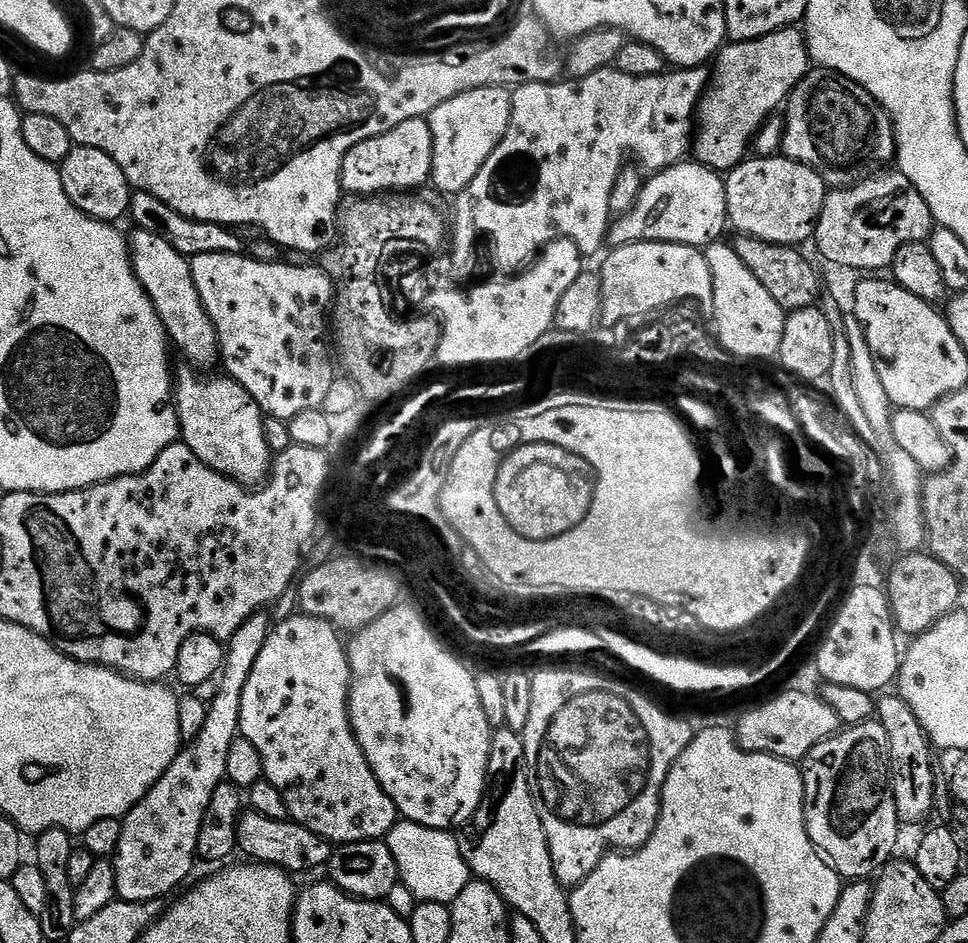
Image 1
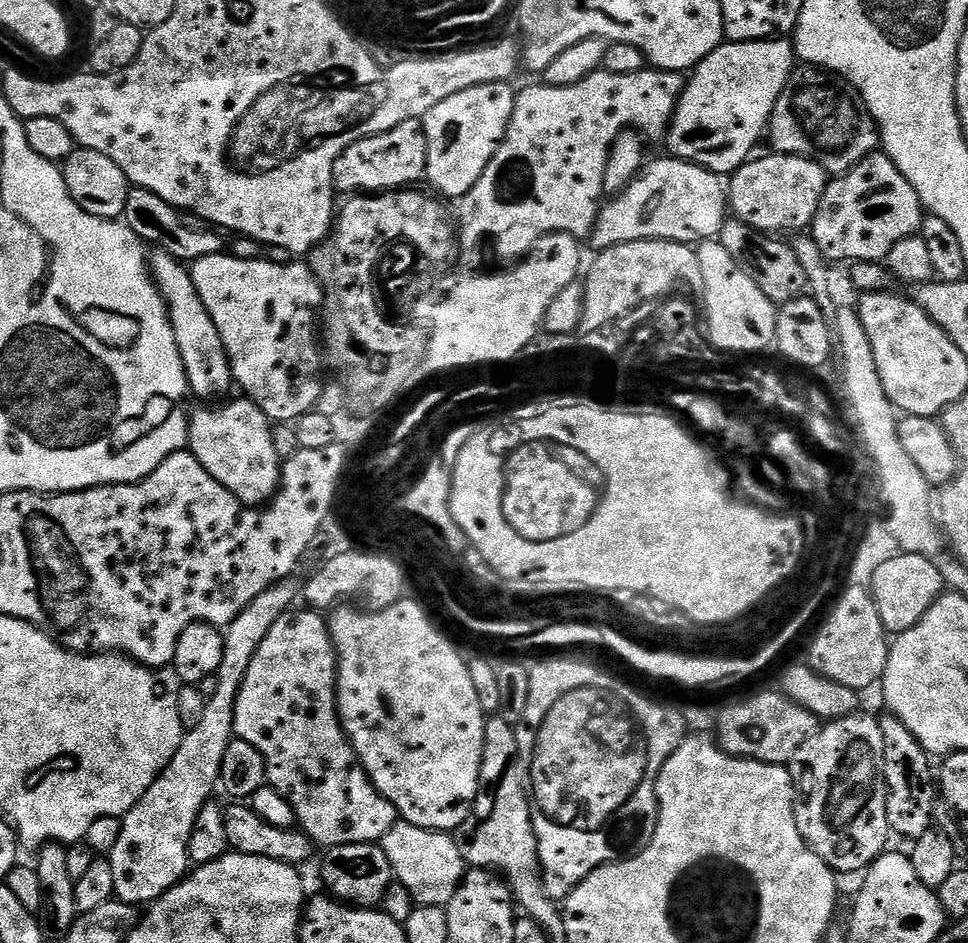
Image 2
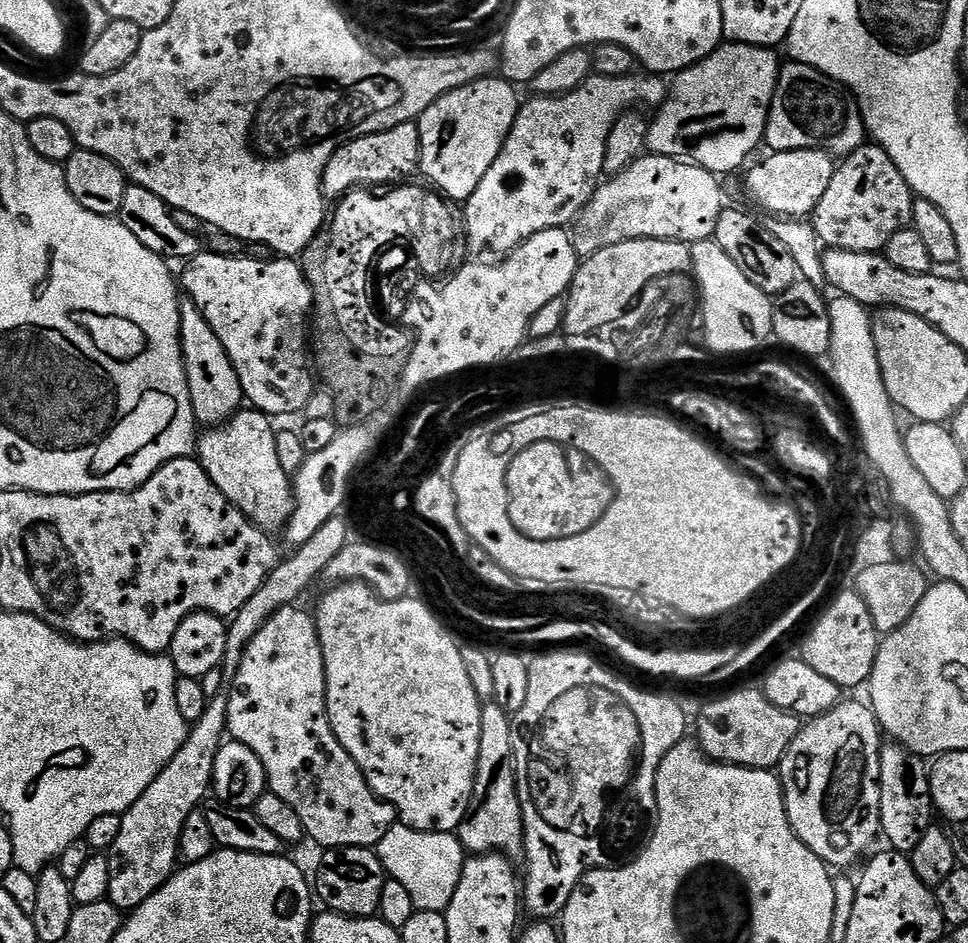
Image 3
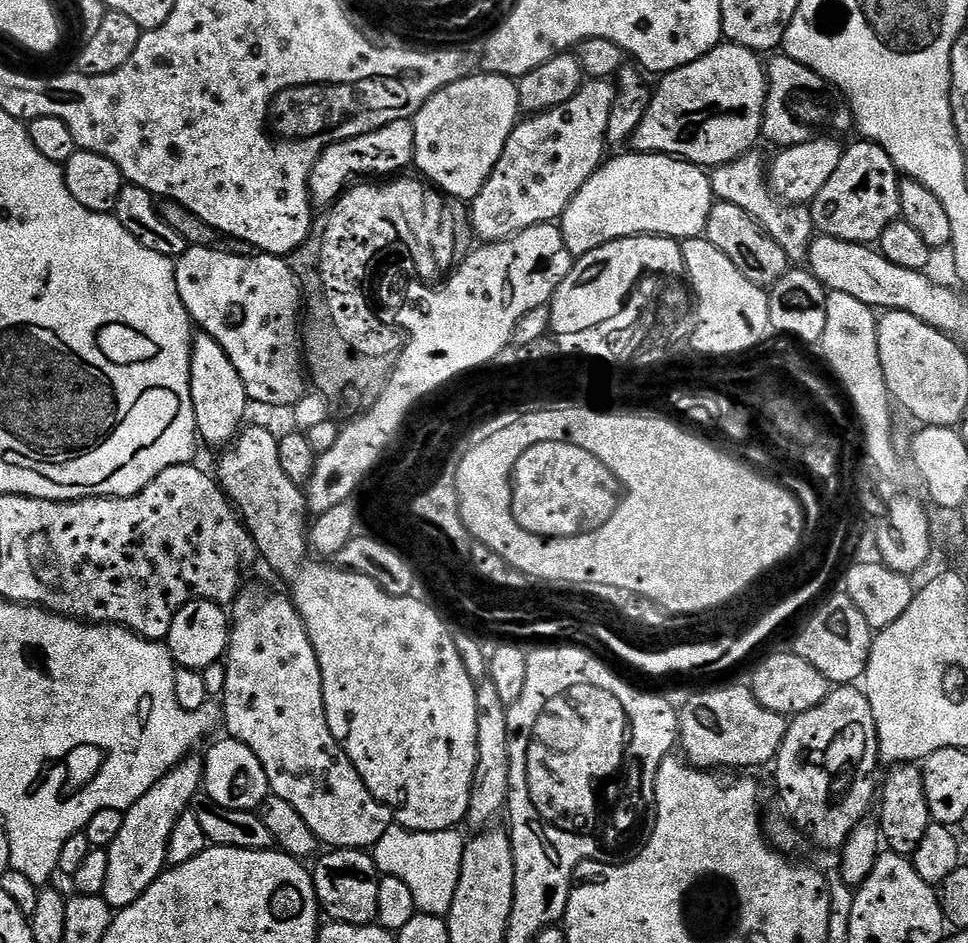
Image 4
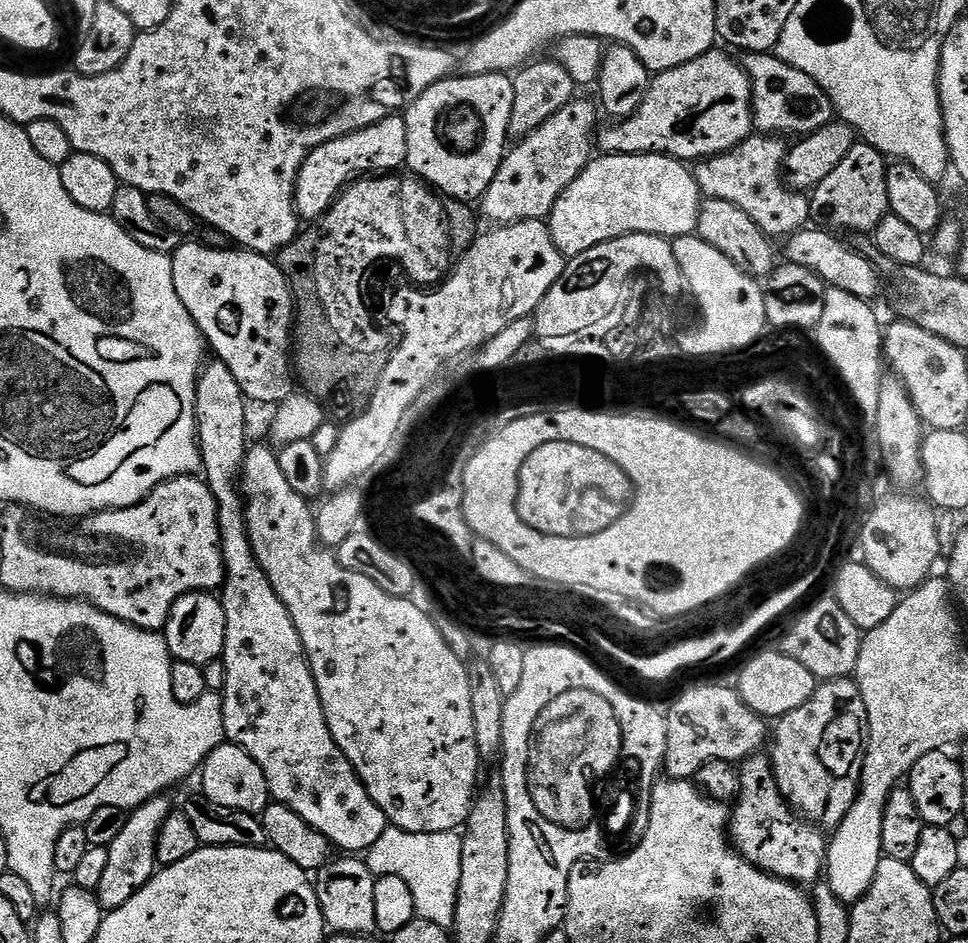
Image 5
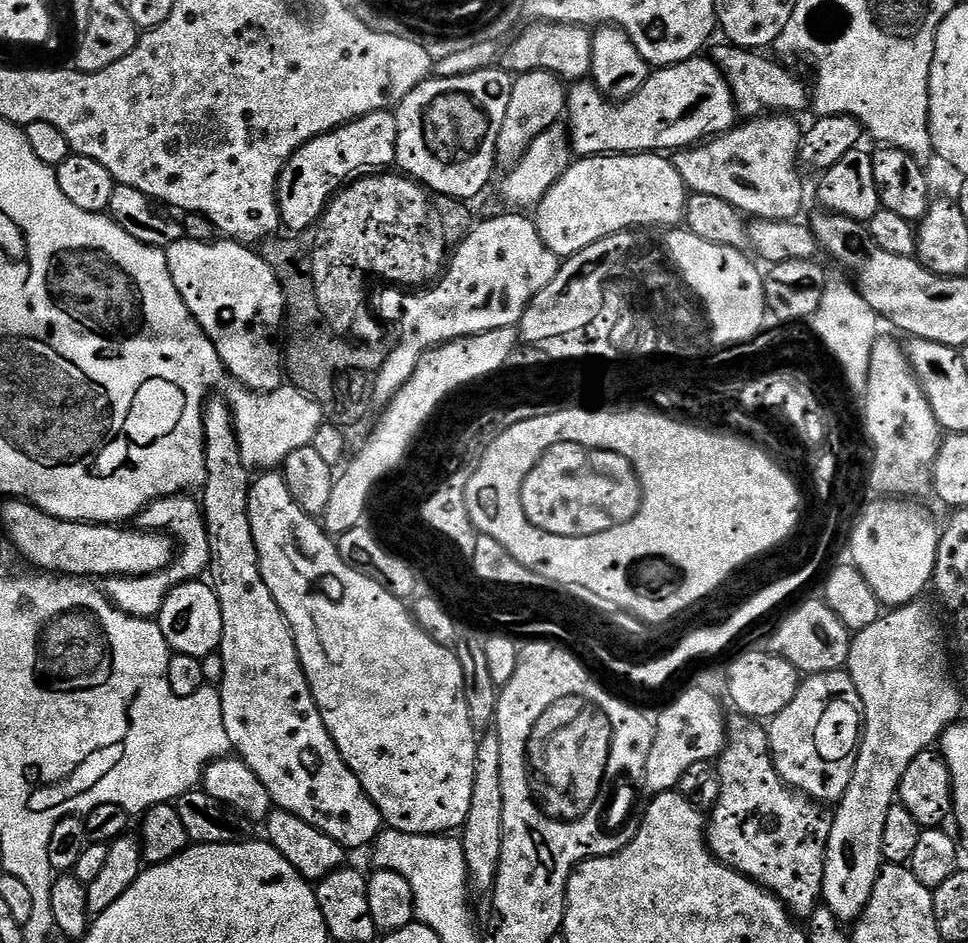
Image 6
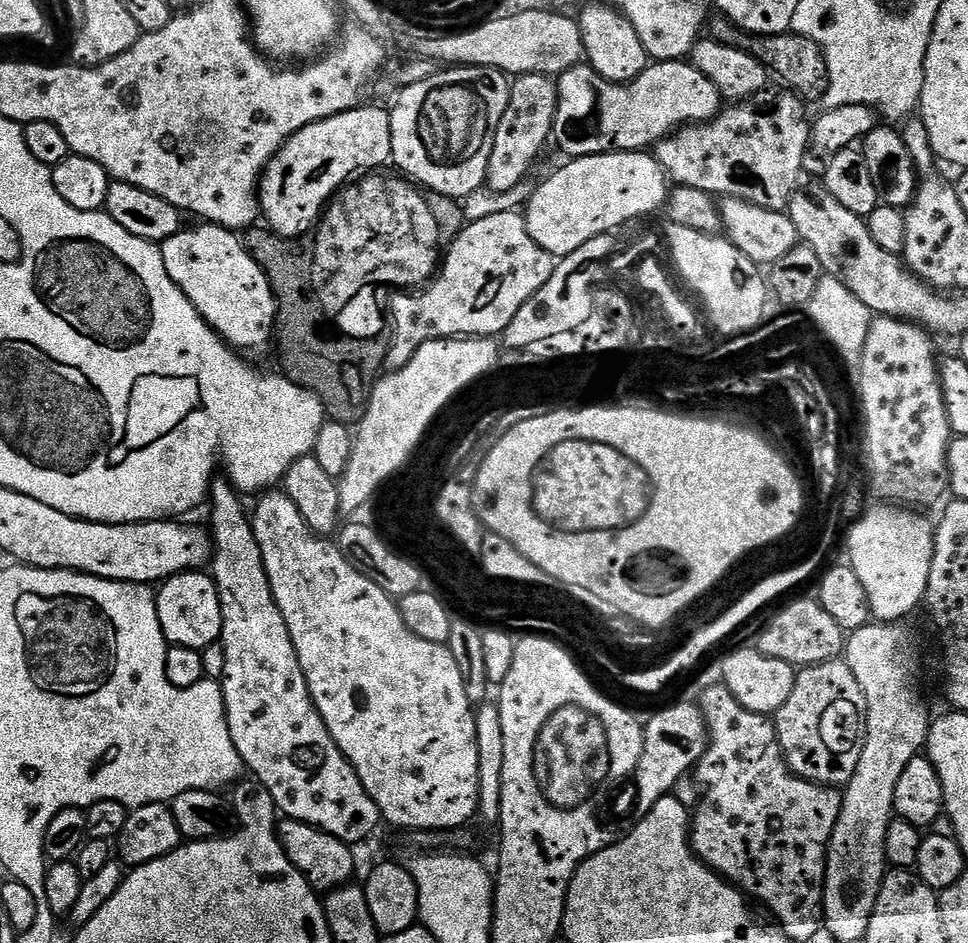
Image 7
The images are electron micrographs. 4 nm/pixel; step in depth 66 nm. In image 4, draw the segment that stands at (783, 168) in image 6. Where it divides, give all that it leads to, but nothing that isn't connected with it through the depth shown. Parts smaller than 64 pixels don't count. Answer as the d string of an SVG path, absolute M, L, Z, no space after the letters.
M753 150L739 156L737 160L731 160L729 164L722 165L721 168L711 169L710 179L712 182L712 194L717 201L725 200L734 206L739 206L741 210L746 210L750 218L754 218L786 250L789 261L793 265L800 266L807 261L808 247L814 239L816 227L812 221L812 210L808 206L793 206L780 199L772 186L768 182L766 175L766 160L759 156L759 151Z

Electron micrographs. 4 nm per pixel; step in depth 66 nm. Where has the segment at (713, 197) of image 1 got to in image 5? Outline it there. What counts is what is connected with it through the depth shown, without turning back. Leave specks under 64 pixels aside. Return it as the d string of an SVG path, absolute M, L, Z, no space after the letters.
M600 154L589 160L582 174L578 174L578 178L574 178L574 182L566 186L558 202L554 202L551 214L546 217L546 223L554 238L554 246L558 246L565 258L571 258L602 242L610 242L631 232L648 232L651 236L665 238L691 236L698 226L701 199L702 193L693 169L685 161L663 154Z

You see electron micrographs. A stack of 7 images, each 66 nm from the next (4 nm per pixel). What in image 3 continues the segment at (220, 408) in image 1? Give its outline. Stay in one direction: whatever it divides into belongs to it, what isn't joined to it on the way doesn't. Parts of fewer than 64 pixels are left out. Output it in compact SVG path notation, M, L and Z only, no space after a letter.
M241 410L231 416L224 424L218 424L207 429L208 432L199 437L198 459L200 465L206 470L210 482L226 494L226 498L235 508L252 524L256 524L269 534L283 533L288 527L288 519L296 505L292 495L293 481L282 466L278 466L278 453L274 447L277 429L272 428L273 421L263 412L255 410Z

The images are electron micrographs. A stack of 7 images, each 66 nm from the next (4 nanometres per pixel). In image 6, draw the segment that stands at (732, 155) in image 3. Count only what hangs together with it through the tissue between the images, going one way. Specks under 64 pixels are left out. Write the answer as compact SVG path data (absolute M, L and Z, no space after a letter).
M697 58L671 64L668 68L655 69L638 94L619 102L602 95L592 82L576 82L568 88L566 127L570 133L573 153L580 158L609 154L672 154L703 144L713 136L721 136L735 128L737 123L738 109L732 88L719 66L710 58Z

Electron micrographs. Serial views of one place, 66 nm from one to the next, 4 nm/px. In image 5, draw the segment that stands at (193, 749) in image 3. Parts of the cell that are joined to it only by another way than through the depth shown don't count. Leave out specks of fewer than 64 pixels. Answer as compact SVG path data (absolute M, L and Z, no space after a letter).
M161 794L131 809L128 812L126 826L122 826L118 838L114 838L114 842L108 848L110 859L102 874L102 882L98 882L95 891L98 902L104 907L105 913L118 910L118 906L126 906L126 902L130 902L130 898L134 898L134 894L138 894L138 890L142 890L142 886L146 886L146 882L150 882L150 878L156 873L158 834L162 822L174 810L174 804L171 804L168 798L167 795Z

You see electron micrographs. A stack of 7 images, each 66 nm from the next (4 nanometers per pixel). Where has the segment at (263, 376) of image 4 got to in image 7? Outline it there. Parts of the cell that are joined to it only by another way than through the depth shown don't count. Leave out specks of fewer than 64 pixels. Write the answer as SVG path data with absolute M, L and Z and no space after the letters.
M197 223L197 228L185 227L178 234L160 244L162 262L166 262L166 274L184 291L186 298L231 348L245 357L260 356L273 343L276 326L276 299L266 274L254 262L244 247L243 239L233 229L219 228L217 224Z

